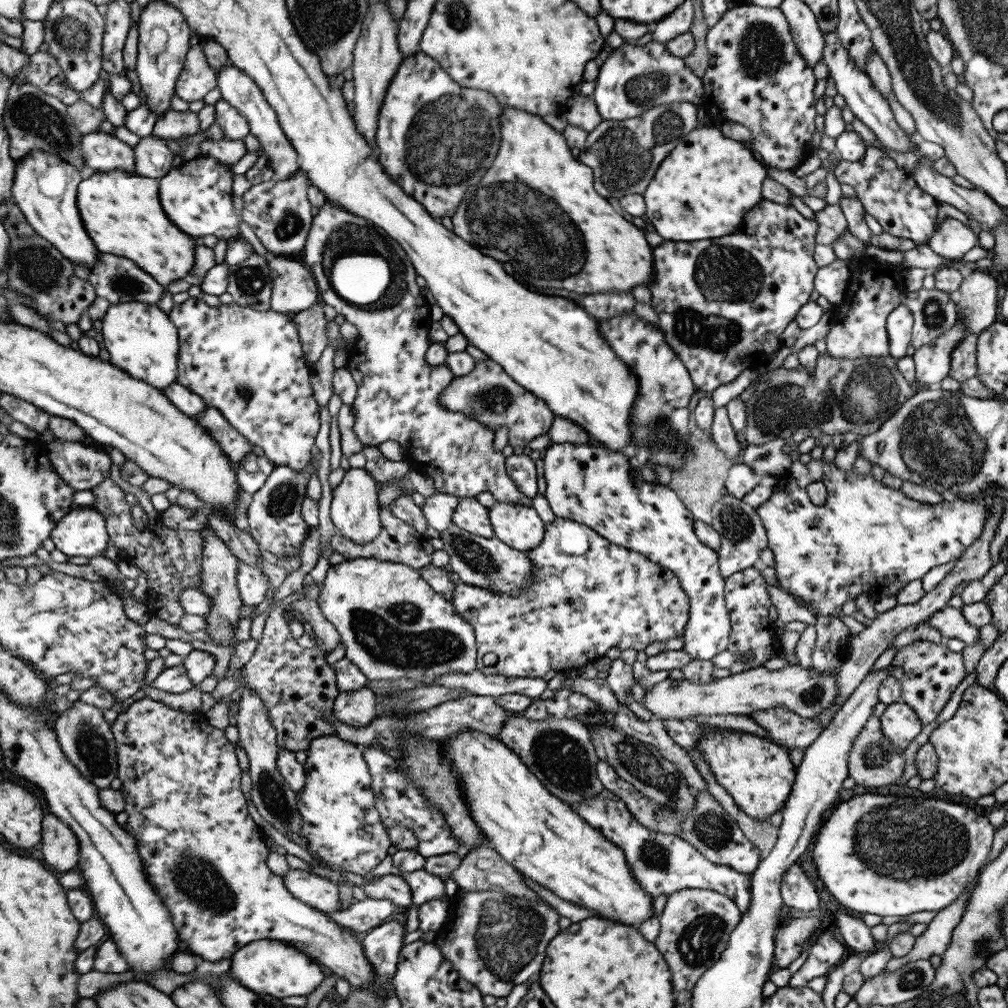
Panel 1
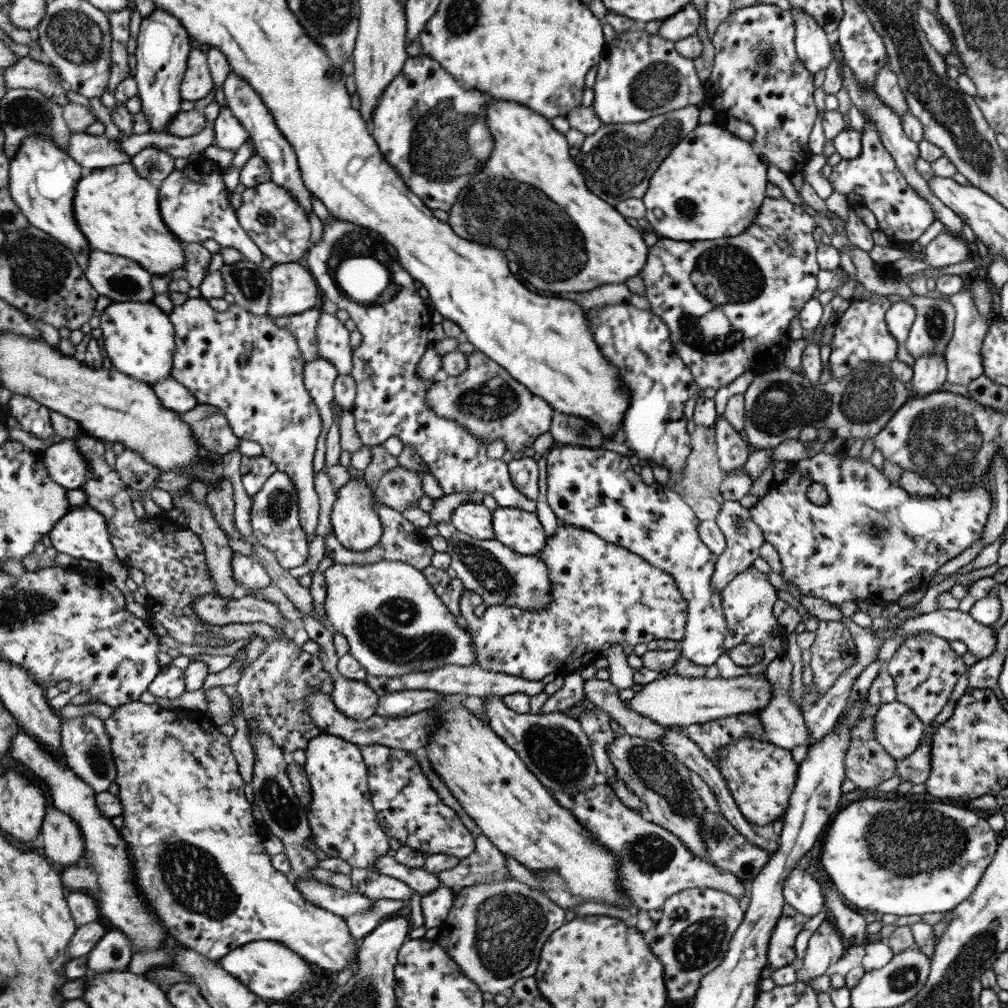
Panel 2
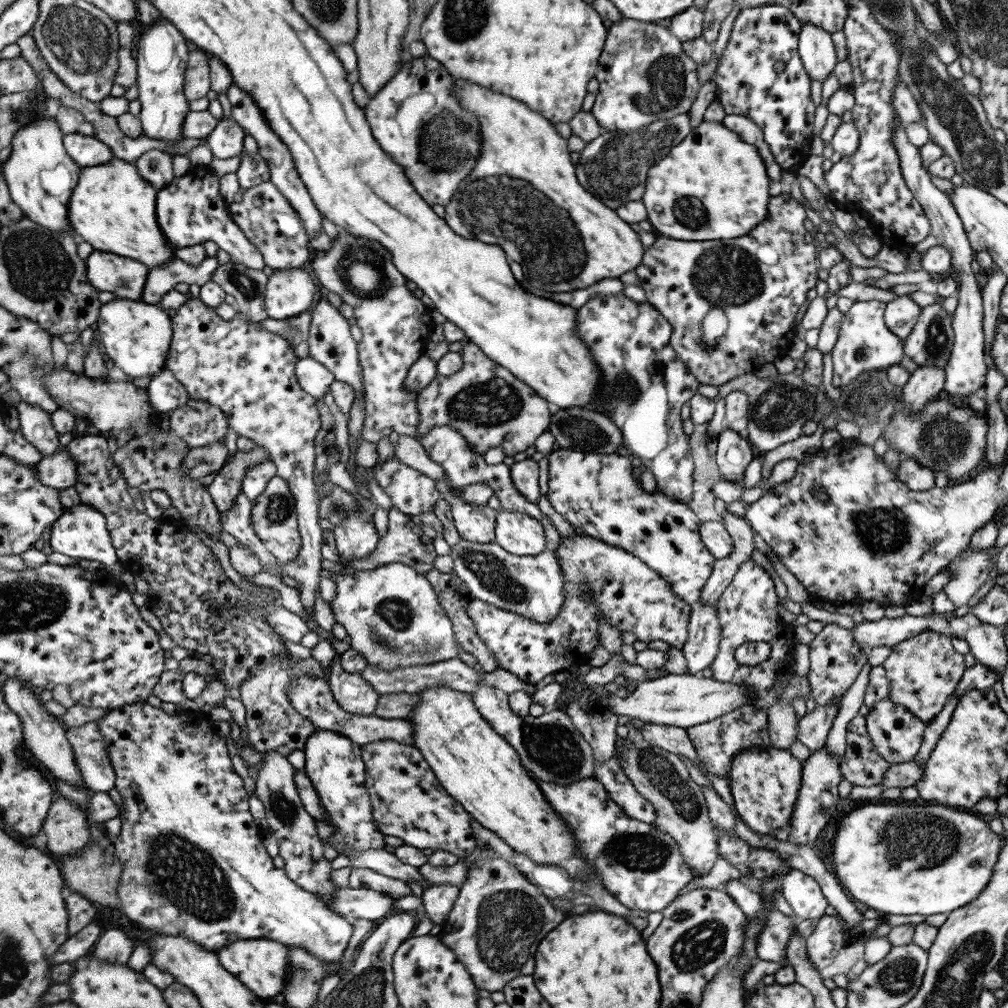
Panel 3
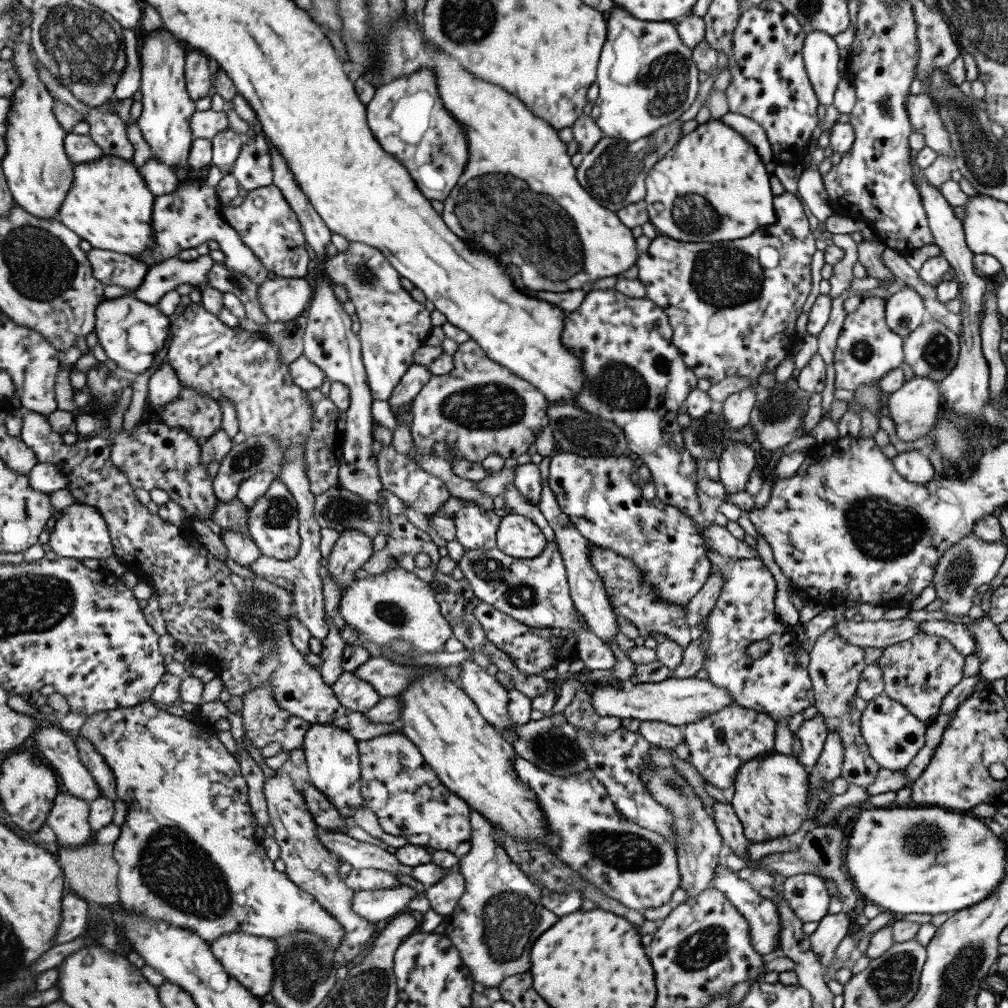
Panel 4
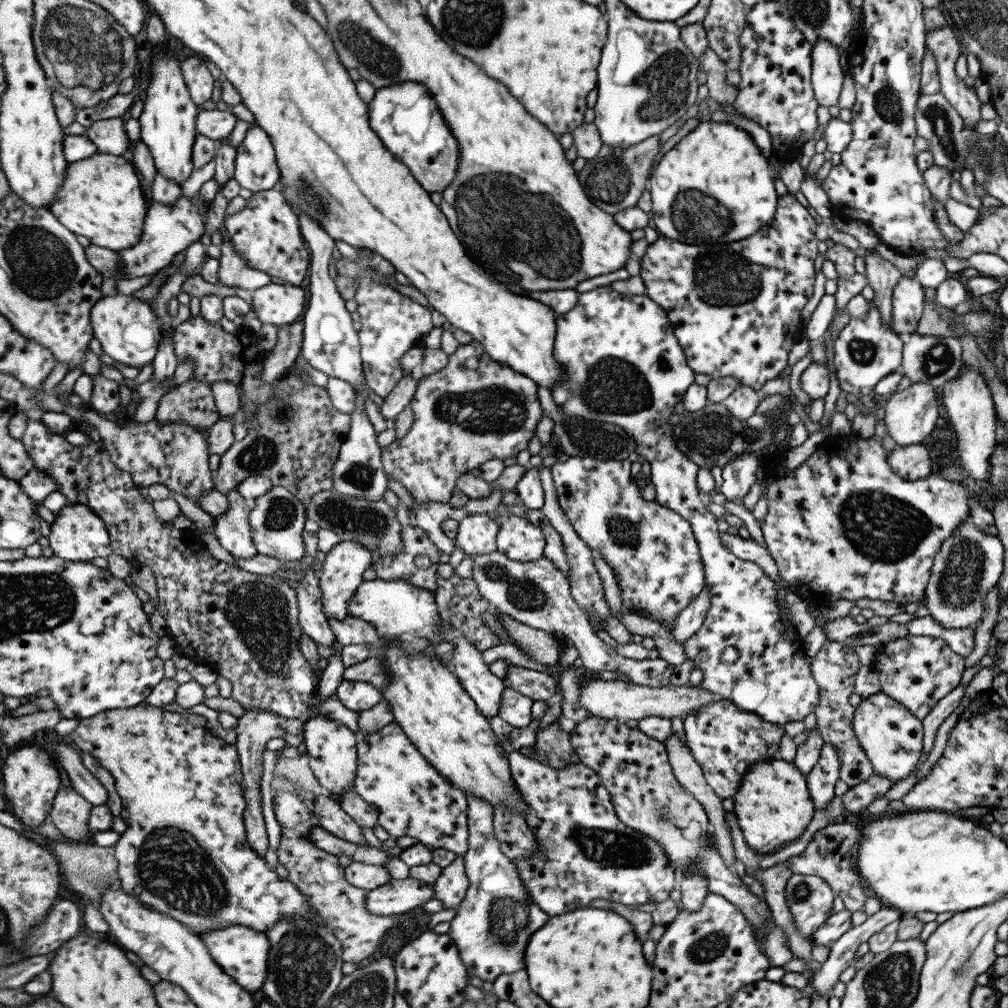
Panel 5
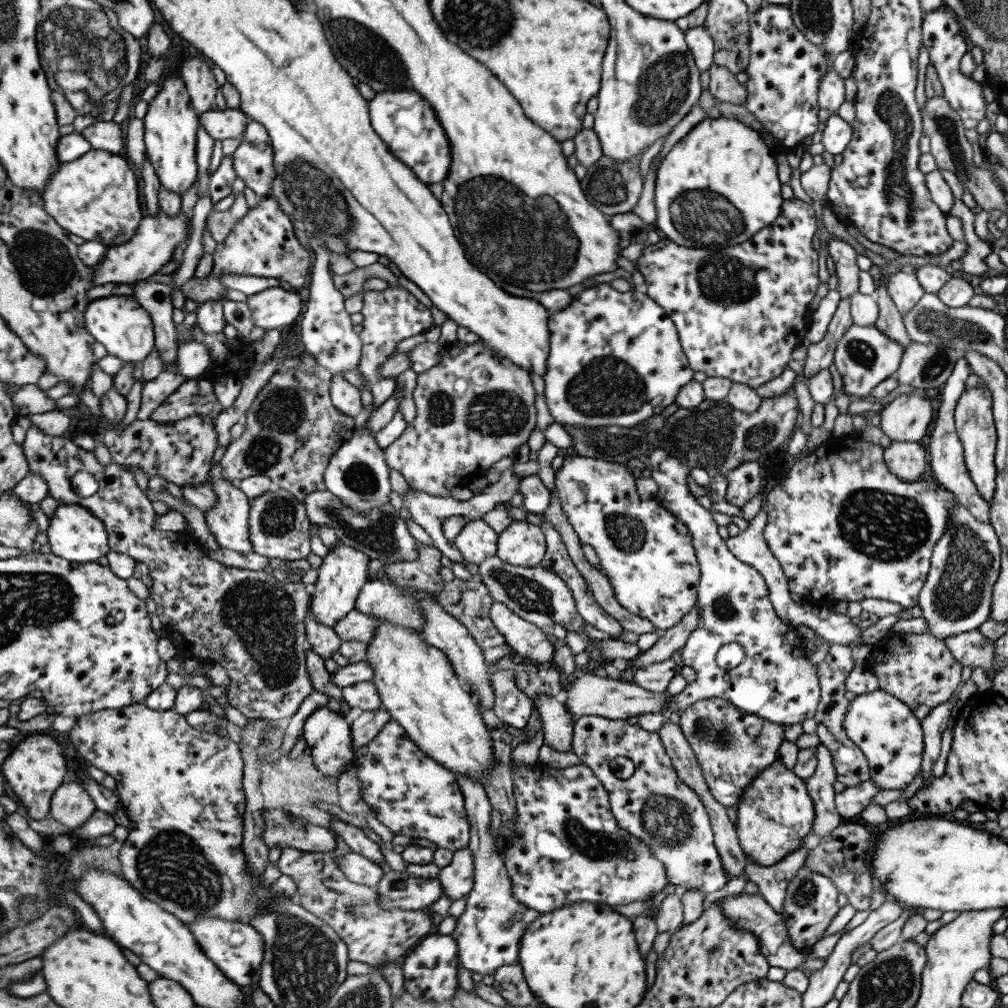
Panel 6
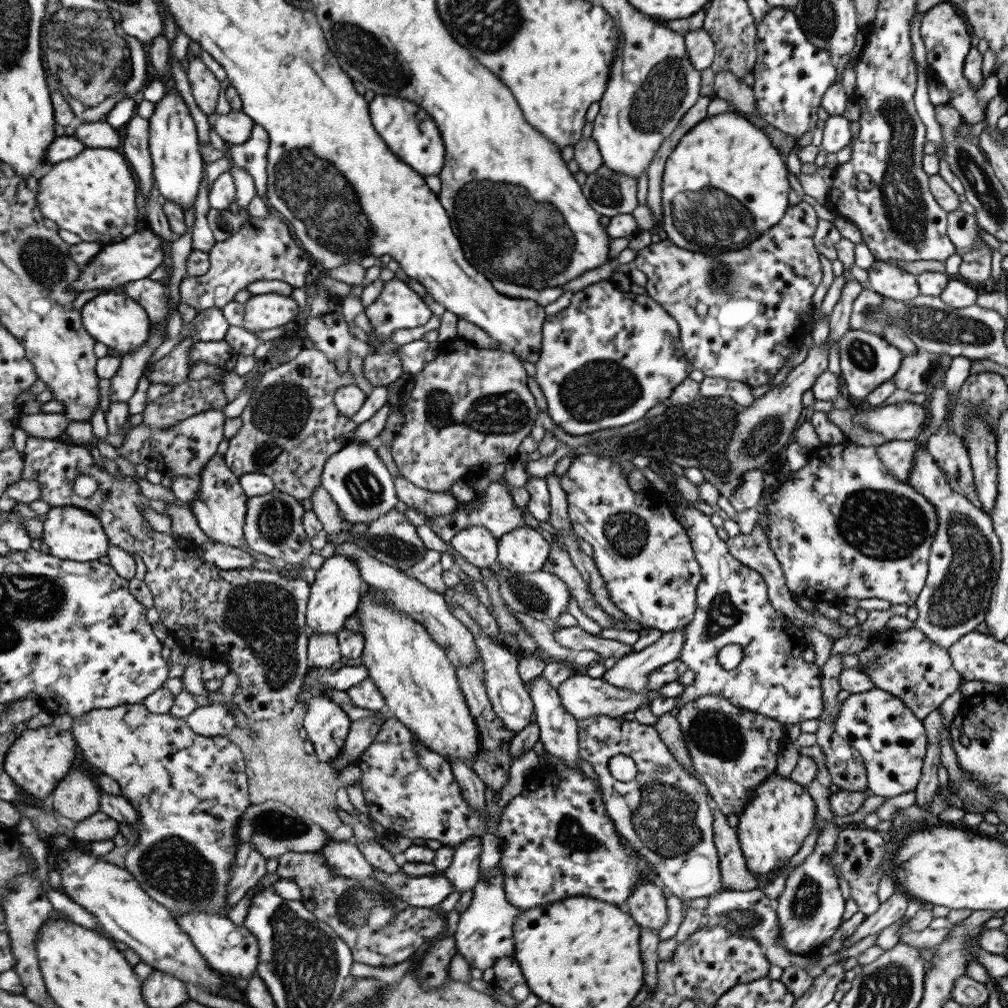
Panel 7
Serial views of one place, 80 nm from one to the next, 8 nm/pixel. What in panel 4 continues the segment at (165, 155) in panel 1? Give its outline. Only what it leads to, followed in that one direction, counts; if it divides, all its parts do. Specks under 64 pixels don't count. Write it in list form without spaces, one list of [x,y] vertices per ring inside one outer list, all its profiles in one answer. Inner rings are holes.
[[[155,156],[151,157],[146,165],[139,169],[156,197],[175,192],[181,183],[175,175],[174,168]]]

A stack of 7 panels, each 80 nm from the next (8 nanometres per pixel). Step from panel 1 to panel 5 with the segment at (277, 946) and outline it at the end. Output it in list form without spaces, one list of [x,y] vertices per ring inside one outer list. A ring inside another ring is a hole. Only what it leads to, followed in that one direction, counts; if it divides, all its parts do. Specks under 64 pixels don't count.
[[[233,925],[202,932],[199,936],[224,972],[231,975],[240,987],[252,995],[260,995],[264,980],[268,976],[269,965],[270,942],[267,942],[265,933],[251,930],[247,926]]]

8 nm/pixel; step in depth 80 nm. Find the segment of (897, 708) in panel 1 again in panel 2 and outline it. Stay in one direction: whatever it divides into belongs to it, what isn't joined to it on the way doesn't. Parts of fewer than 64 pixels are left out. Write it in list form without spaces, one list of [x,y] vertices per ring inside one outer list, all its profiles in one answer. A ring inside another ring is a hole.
[[[895,700],[879,704],[873,724],[877,742],[895,760],[909,756],[917,748],[925,727],[910,708]]]

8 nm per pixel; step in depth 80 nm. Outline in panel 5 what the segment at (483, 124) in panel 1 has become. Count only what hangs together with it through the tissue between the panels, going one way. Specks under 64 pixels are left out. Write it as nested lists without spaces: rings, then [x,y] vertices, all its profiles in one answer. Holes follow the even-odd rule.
[[[405,81],[375,90],[373,98],[366,104],[368,110],[368,124],[383,146],[398,160],[403,162],[411,176],[419,183],[425,192],[443,192],[457,170],[459,160],[459,145],[451,130],[447,128],[442,114],[432,99],[427,87],[419,81]]]

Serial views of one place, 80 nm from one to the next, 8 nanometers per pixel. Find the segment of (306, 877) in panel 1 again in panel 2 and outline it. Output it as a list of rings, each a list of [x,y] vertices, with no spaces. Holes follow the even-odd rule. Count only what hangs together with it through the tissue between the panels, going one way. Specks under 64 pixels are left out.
[[[309,878],[307,882],[293,881],[293,884],[307,902],[343,918],[368,911],[375,900],[352,890],[343,891],[317,882],[314,878]]]

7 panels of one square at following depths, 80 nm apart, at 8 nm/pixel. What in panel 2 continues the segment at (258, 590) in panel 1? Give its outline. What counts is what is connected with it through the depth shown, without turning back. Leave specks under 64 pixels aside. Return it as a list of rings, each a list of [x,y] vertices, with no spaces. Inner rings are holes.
[[[233,552],[231,568],[232,578],[246,588],[246,592],[254,592],[256,588],[265,588],[270,583],[270,576],[266,570],[251,555]]]

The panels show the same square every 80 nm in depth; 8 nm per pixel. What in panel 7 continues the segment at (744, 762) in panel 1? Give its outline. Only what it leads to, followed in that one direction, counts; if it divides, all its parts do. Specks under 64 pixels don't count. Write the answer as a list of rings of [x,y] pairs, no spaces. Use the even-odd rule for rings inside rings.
[[[777,773],[764,778],[747,799],[747,804],[737,816],[736,838],[742,856],[745,859],[745,868],[753,878],[763,876],[770,878],[781,866],[787,866],[788,860],[794,857],[803,844],[803,840],[811,833],[815,821],[815,804],[805,788],[789,777],[779,776]]]

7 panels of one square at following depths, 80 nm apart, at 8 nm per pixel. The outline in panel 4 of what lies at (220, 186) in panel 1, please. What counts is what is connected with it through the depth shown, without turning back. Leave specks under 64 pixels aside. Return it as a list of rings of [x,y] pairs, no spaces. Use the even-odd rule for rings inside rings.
[[[205,178],[192,183],[185,183],[185,181],[186,179],[179,183],[175,192],[157,197],[152,222],[155,238],[154,246],[140,256],[135,256],[135,258],[143,261],[149,270],[160,262],[176,257],[181,250],[189,250],[189,248],[195,248],[195,246],[205,244],[209,240],[215,240],[218,243],[218,249],[225,256],[223,264],[235,274],[241,273],[260,285],[267,279],[265,276],[267,276],[268,270],[252,254],[248,246],[245,246],[242,238],[239,238],[238,231],[228,224],[225,218],[221,218],[219,195],[216,187],[209,186]]]

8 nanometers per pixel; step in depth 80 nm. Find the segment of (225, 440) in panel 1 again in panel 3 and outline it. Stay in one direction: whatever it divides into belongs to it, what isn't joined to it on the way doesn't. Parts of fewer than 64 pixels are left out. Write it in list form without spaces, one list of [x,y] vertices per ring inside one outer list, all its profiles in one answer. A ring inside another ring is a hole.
[[[191,398],[187,405],[168,414],[170,428],[184,438],[191,449],[211,446],[226,438],[225,415],[209,402]]]

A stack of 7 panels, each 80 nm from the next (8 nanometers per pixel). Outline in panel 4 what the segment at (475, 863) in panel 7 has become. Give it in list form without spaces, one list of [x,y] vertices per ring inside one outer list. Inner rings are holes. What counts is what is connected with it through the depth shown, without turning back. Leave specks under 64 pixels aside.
[[[459,866],[445,869],[439,882],[425,888],[423,895],[428,900],[433,912],[447,916],[457,905],[458,898],[464,889],[463,876],[459,873]]]

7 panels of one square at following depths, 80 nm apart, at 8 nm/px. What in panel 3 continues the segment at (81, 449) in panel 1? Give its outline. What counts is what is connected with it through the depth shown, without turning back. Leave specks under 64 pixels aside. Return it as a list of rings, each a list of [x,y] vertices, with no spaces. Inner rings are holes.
[[[65,449],[48,455],[36,466],[37,476],[40,476],[42,483],[58,489],[75,487],[78,483],[78,466],[73,456]]]

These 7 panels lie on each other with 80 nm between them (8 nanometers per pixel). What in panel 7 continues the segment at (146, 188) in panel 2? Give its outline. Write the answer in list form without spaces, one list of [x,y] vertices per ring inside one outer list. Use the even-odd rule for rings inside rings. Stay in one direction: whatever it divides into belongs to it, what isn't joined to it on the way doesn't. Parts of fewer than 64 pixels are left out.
[[[89,148],[75,158],[69,158],[48,168],[40,179],[38,203],[42,213],[54,220],[60,228],[78,235],[85,242],[96,242],[101,246],[126,241],[137,232],[137,180],[132,165],[124,153],[111,148]]]

